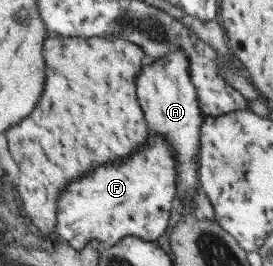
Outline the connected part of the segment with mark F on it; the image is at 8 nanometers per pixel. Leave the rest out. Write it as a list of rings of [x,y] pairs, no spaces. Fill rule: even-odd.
[[[149,131],[145,146],[123,158],[123,162],[95,166],[93,174],[87,172],[83,178],[69,182],[57,198],[54,241],[69,243],[74,250],[80,250],[89,241],[113,246],[125,236],[155,242],[167,228],[171,202],[175,202],[175,154],[165,138]]]

